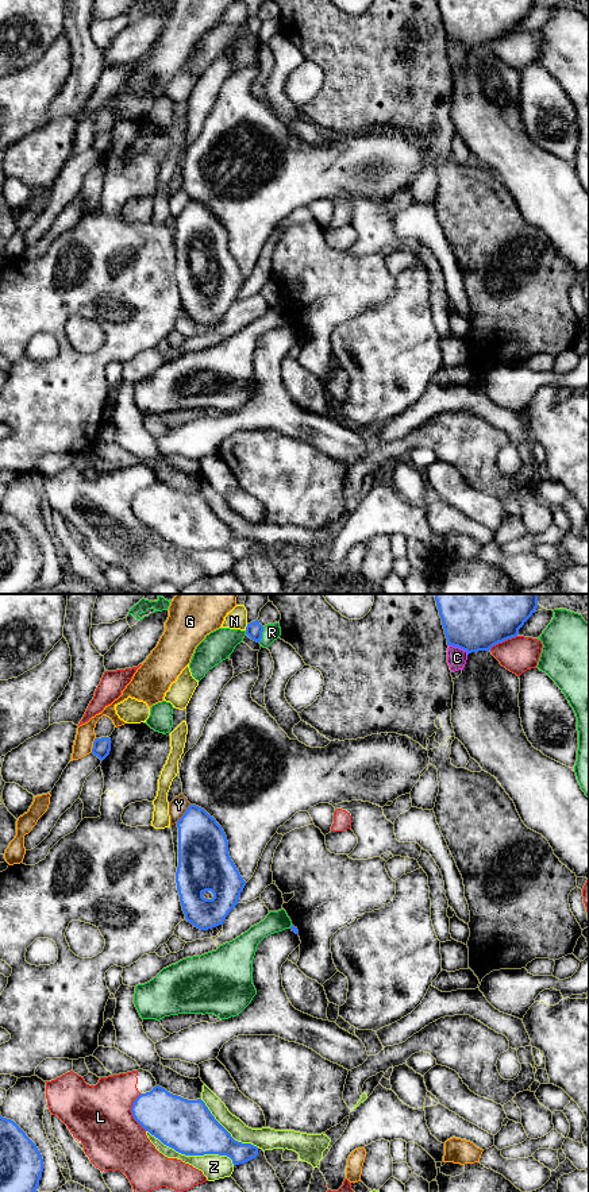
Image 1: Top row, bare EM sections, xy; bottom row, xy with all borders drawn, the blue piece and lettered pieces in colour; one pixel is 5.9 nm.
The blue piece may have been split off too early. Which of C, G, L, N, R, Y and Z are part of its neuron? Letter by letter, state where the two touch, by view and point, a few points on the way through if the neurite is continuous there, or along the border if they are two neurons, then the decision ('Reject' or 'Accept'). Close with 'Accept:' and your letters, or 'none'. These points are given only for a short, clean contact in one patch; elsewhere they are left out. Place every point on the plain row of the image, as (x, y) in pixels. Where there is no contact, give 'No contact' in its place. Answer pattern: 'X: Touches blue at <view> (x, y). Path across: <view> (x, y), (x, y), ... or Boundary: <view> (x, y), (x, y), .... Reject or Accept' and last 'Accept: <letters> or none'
C: Touches blue at xy (458, 42). Reject
G: Touches blue at xy (93, 139). Reject
L: Touches blue at xy (131, 506). Reject
N: Touches blue at xy (246, 22). Reject
R: Touches blue at xy (261, 30). Reject
Y: Touches blue at xy (184, 208). Boundary: xy (189, 199), (176, 216). Reject
Z: Touches blue at xy (192, 550). Reject
Accept: none

